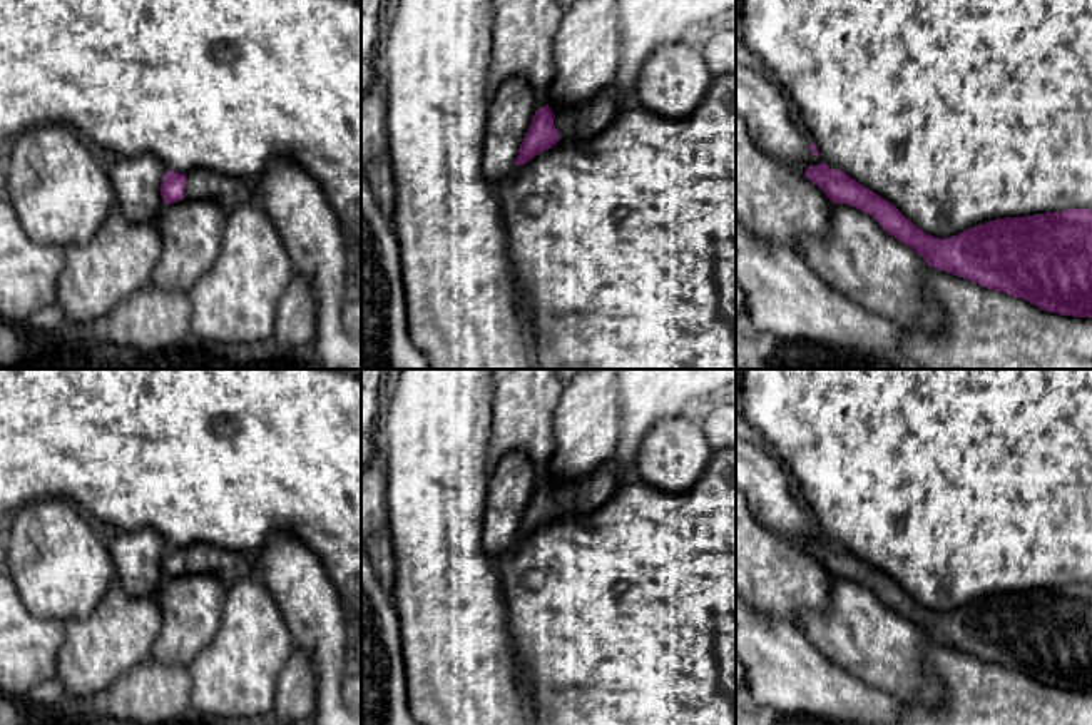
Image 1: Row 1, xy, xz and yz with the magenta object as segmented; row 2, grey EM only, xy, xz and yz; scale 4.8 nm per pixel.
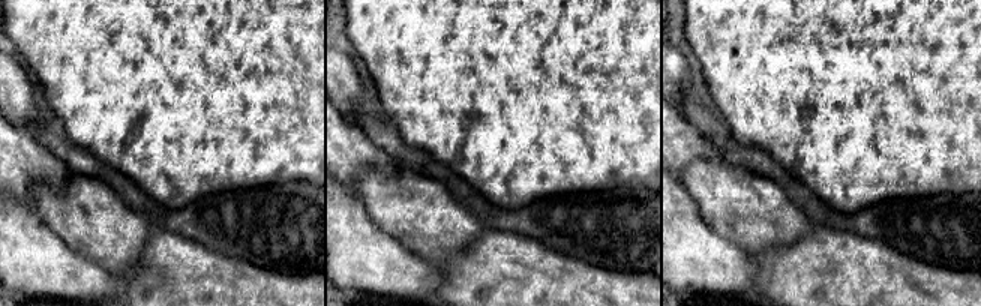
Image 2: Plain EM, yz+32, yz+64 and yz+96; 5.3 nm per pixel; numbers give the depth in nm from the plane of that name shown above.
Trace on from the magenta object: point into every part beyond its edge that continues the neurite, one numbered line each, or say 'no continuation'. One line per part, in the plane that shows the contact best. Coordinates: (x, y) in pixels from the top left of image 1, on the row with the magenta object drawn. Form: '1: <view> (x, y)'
1: xy (229, 192)

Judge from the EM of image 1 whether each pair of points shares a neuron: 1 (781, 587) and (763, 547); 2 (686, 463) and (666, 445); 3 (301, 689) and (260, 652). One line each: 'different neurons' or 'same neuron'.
1: same neuron
2: same neuron
3: different neurons

